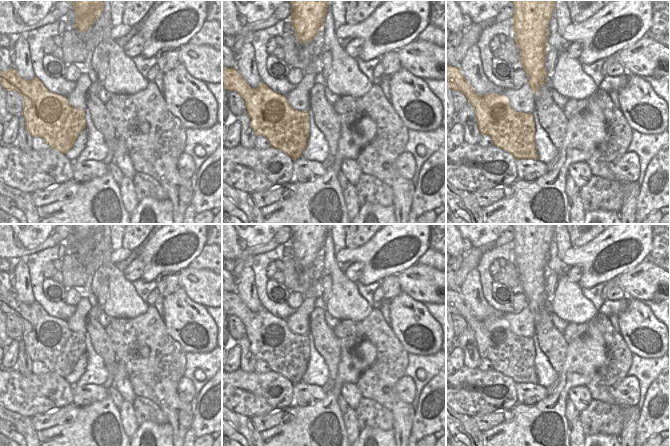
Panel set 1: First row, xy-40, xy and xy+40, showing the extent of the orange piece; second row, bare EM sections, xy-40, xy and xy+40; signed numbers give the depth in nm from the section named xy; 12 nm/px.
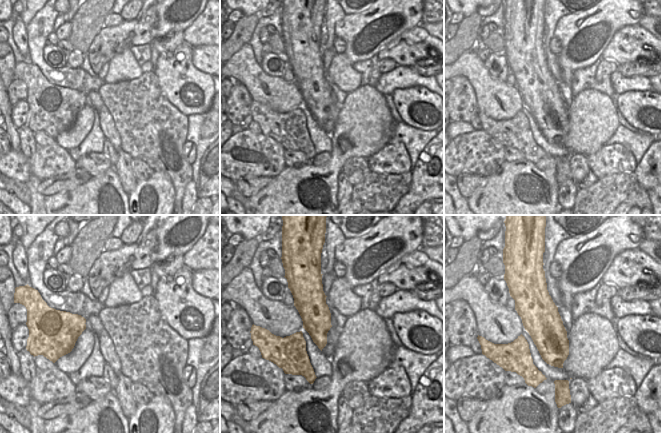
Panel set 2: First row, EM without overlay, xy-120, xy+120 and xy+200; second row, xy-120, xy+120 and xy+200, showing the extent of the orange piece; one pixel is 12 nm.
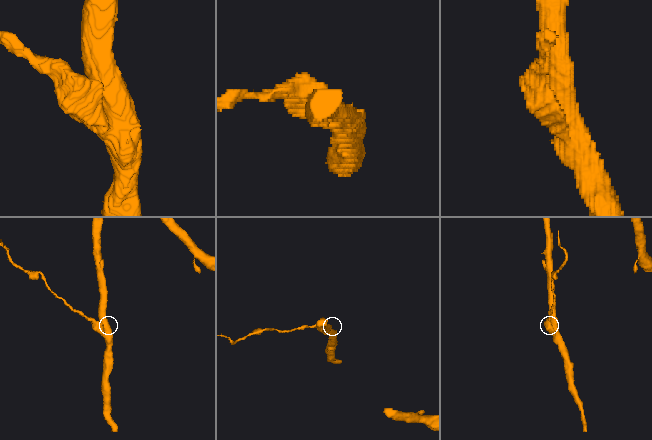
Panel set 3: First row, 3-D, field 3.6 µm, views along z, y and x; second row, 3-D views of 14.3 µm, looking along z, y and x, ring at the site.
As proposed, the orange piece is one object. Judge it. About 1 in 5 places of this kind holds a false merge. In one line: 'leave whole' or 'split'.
split

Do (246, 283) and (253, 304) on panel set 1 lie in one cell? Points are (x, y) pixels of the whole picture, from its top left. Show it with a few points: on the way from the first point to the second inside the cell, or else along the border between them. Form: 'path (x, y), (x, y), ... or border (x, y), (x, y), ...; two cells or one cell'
path (246, 288), (250, 299); one cell

